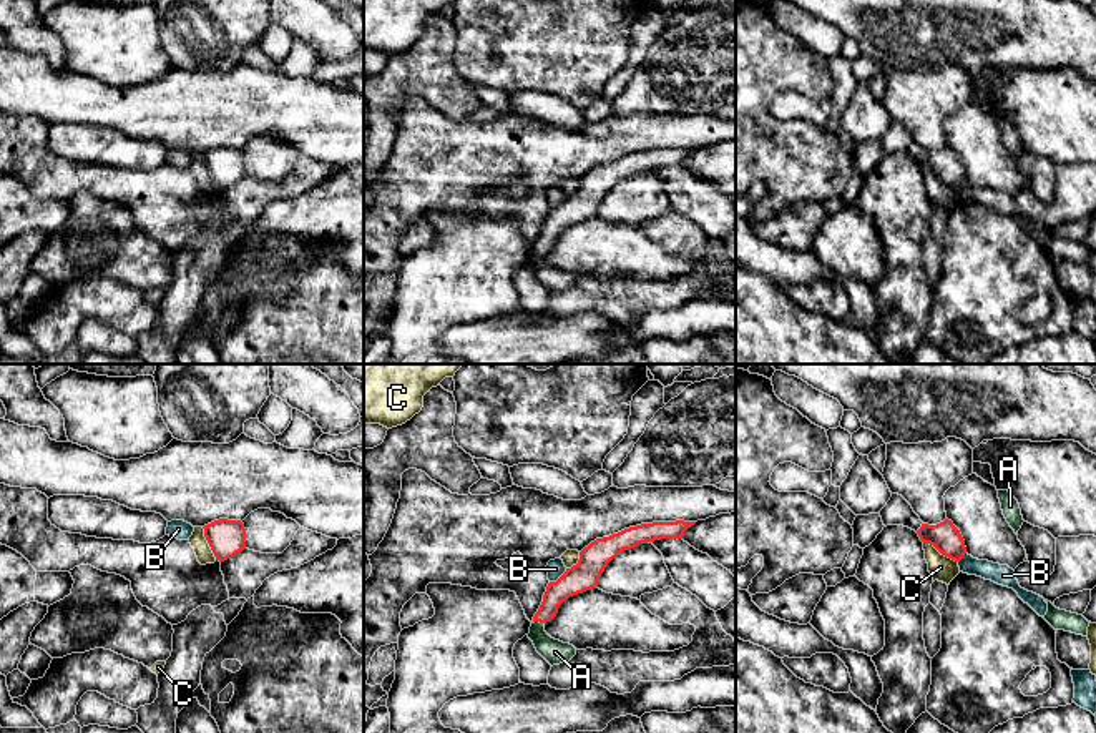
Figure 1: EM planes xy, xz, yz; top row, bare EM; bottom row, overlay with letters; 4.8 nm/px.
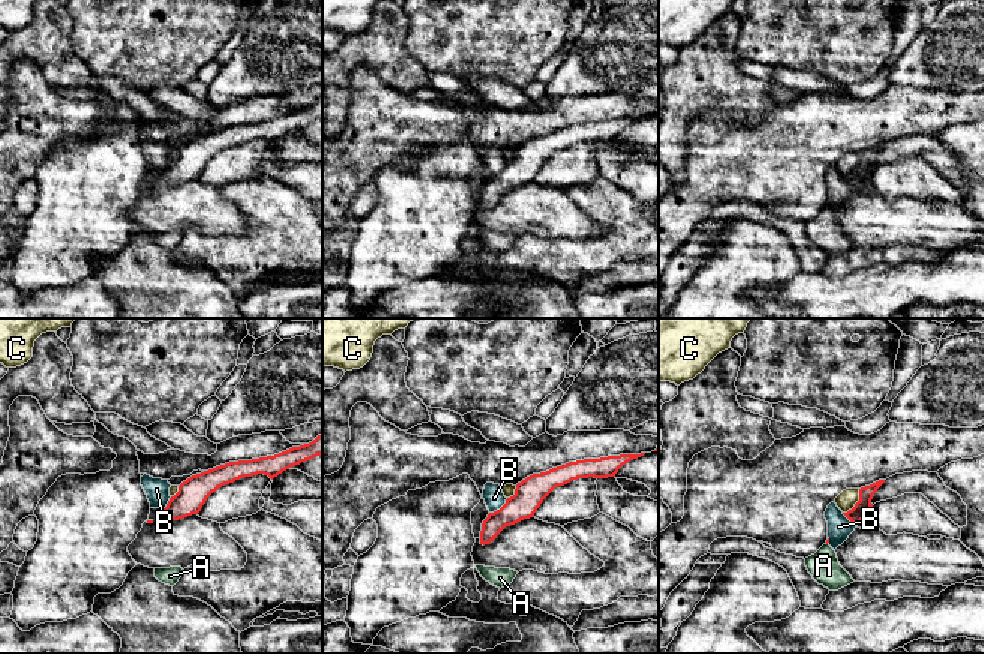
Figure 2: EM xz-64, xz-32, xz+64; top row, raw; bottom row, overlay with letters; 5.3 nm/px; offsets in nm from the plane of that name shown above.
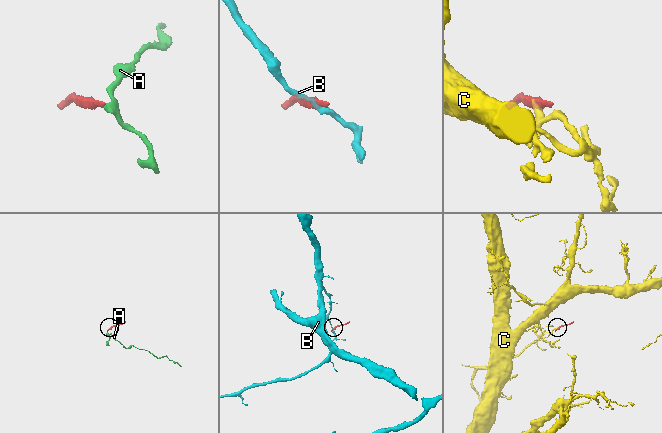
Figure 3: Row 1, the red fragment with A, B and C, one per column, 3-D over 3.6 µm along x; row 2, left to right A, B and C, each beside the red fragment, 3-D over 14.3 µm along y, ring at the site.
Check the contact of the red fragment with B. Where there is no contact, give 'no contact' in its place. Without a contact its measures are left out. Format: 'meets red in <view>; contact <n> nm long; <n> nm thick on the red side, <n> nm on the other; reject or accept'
meets red in xz; contact 110 nm long; 140 nm thick on the red side, 90 nm on the other; reject

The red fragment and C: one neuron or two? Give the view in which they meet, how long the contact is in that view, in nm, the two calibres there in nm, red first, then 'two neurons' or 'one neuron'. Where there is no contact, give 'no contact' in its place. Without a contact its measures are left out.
contact in yz; length 190 nm; calibres 150 and 120 nm; two neurons

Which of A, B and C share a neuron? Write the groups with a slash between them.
A / B / C

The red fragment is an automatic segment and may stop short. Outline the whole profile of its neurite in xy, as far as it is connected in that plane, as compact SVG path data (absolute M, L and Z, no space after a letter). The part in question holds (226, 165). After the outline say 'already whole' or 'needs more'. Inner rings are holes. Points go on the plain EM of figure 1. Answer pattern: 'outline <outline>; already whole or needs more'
outline M219 146L203 156L206 168L219 189L224 189L246 176L246 156L241 148Z; already whole

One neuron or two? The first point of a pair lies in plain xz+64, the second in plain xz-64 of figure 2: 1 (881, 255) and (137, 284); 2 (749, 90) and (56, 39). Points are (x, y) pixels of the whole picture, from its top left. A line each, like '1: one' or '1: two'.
1: two
2: one

